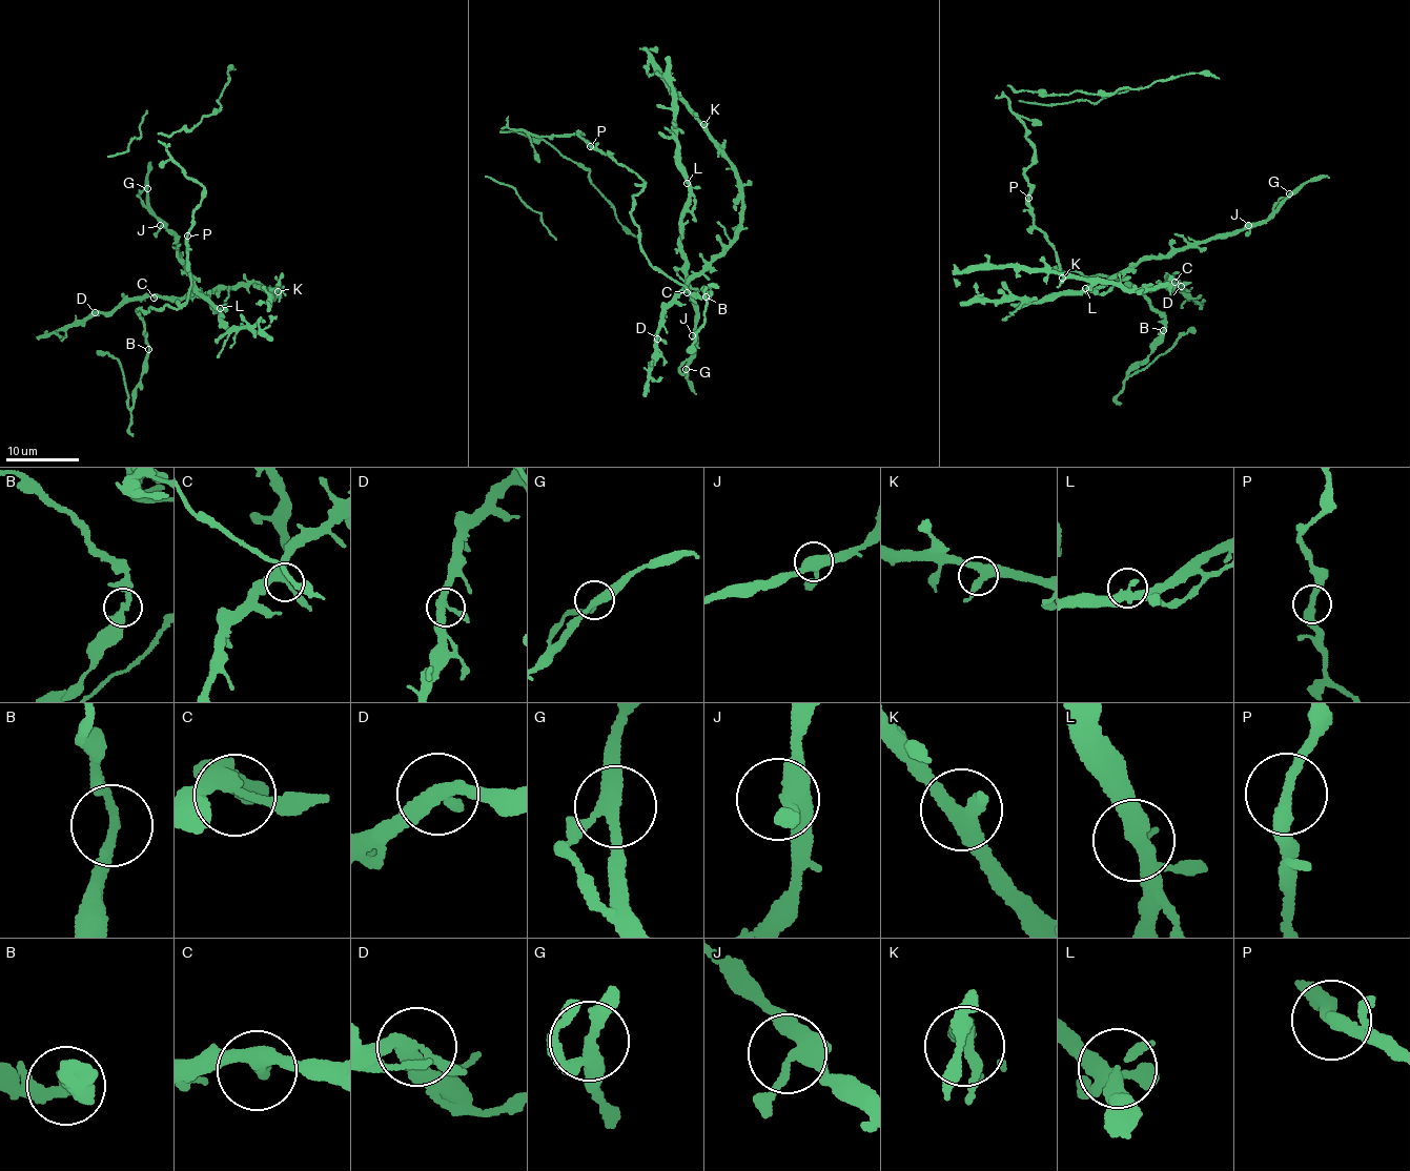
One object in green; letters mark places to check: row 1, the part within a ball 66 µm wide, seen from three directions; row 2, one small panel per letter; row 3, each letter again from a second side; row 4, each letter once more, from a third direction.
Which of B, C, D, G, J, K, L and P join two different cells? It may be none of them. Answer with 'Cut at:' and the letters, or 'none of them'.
Cut at: B

